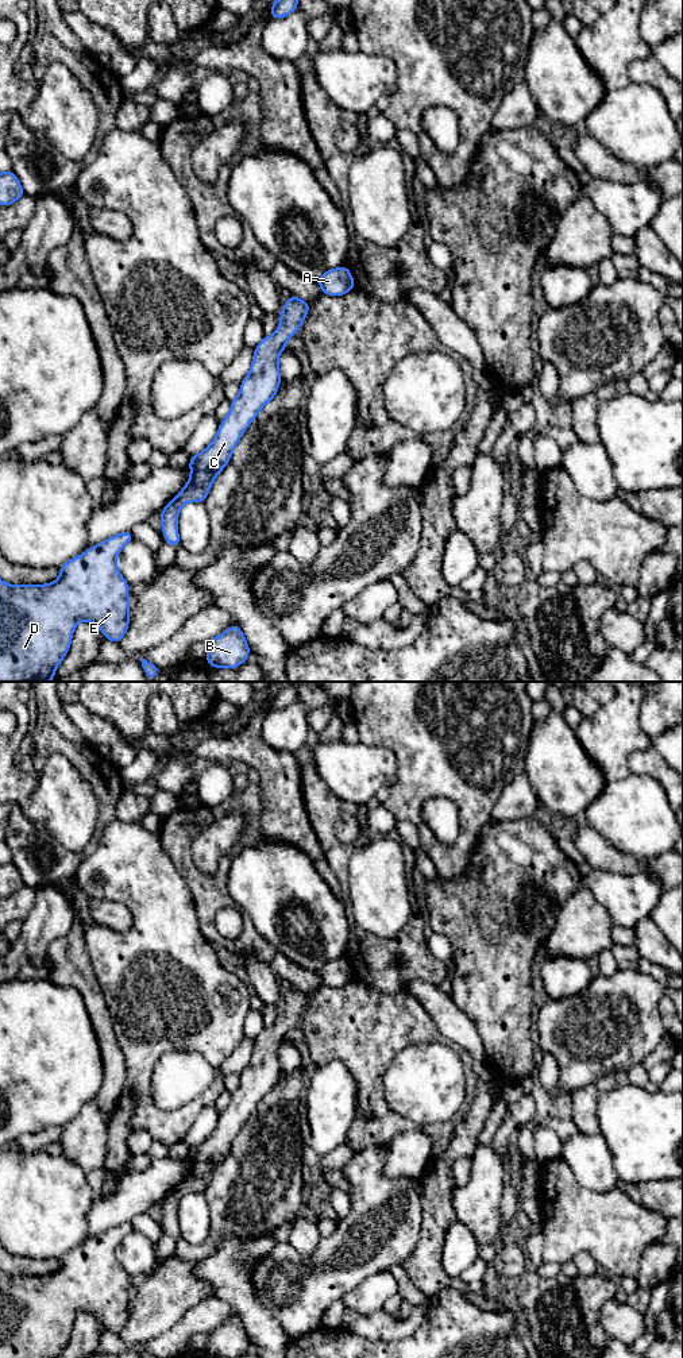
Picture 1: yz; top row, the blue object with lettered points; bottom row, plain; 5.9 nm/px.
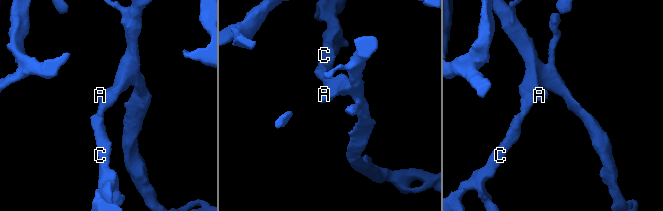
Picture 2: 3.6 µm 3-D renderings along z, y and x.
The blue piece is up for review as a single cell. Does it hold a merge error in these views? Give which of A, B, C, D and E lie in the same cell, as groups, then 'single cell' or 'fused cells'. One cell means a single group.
A B C D E; single cell

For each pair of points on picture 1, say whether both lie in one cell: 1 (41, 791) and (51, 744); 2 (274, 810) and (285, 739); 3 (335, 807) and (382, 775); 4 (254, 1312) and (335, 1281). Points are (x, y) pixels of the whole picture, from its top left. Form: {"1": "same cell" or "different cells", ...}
{"1": "different cells", "2": "different cells", "3": "different cells", "4": "different cells"}

